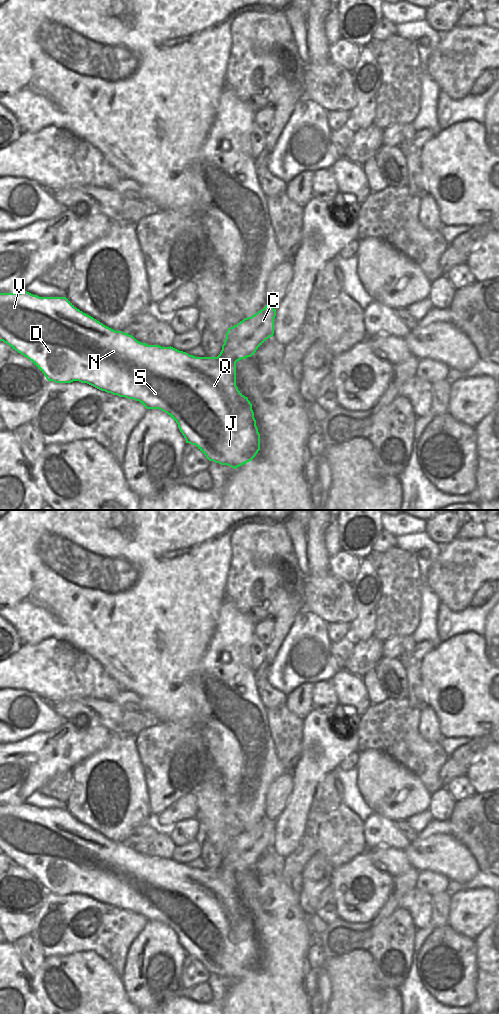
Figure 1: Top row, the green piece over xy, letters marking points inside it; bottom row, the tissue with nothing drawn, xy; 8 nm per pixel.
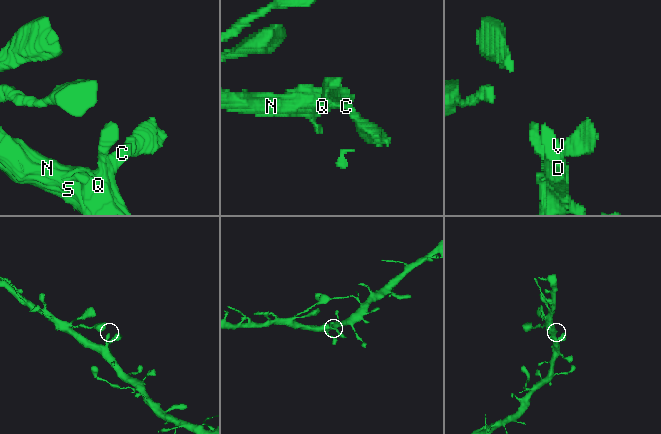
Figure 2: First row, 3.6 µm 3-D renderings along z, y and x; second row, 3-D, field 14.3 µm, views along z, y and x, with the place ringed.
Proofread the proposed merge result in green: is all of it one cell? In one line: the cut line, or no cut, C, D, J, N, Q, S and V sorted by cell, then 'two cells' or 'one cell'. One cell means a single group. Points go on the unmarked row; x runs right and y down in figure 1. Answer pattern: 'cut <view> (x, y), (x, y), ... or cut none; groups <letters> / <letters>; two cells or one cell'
cut none; groups C D J N Q S V; one cell

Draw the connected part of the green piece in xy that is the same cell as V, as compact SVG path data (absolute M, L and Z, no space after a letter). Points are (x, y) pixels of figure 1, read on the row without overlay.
M27 803L0 805L0 853L29 871L55 895L79 893L101 903L139 913L146 921L159 921L177 936L186 955L195 957L209 973L233 981L251 973L260 962L260 946L252 916L236 898L236 874L251 869L274 846L276 821L263 821L229 839L217 869L195 869L173 859L147 857L132 847L115 843L77 821L66 809L39 809Z

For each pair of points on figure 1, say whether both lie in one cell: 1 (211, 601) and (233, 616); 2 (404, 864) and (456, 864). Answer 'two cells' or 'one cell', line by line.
1: two cells
2: two cells

